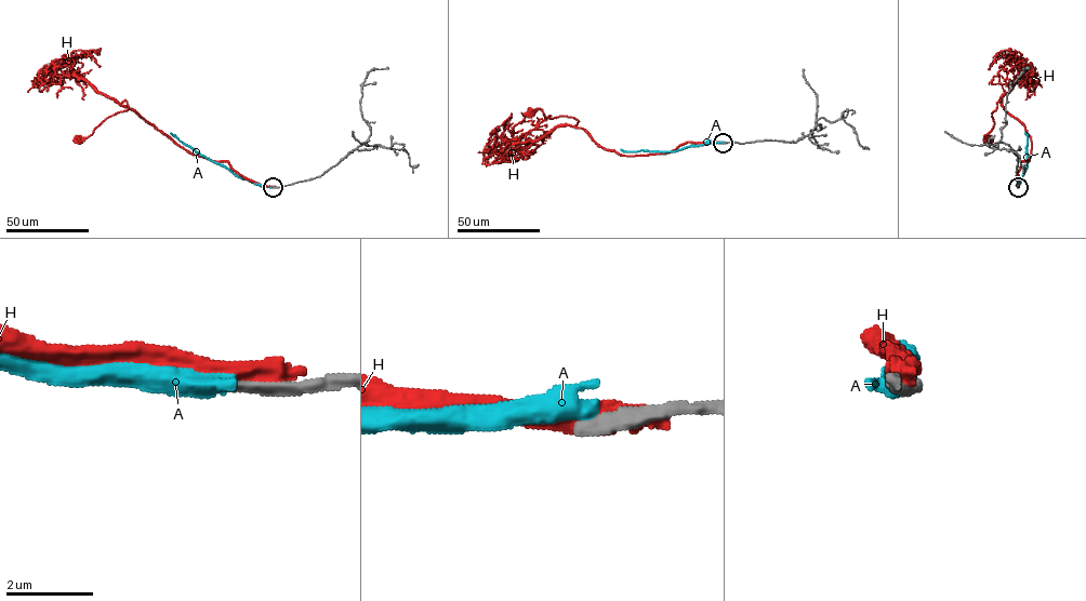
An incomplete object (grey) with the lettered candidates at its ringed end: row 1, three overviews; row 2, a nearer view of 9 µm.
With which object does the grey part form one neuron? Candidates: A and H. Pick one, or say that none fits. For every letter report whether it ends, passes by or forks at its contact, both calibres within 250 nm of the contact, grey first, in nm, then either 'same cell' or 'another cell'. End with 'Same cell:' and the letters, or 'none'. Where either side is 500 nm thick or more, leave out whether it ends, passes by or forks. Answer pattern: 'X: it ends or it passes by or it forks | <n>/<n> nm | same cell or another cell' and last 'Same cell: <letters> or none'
A: it ends | 360/480 nm | another cell
H: 400/650 nm | another cell
Same cell: none

